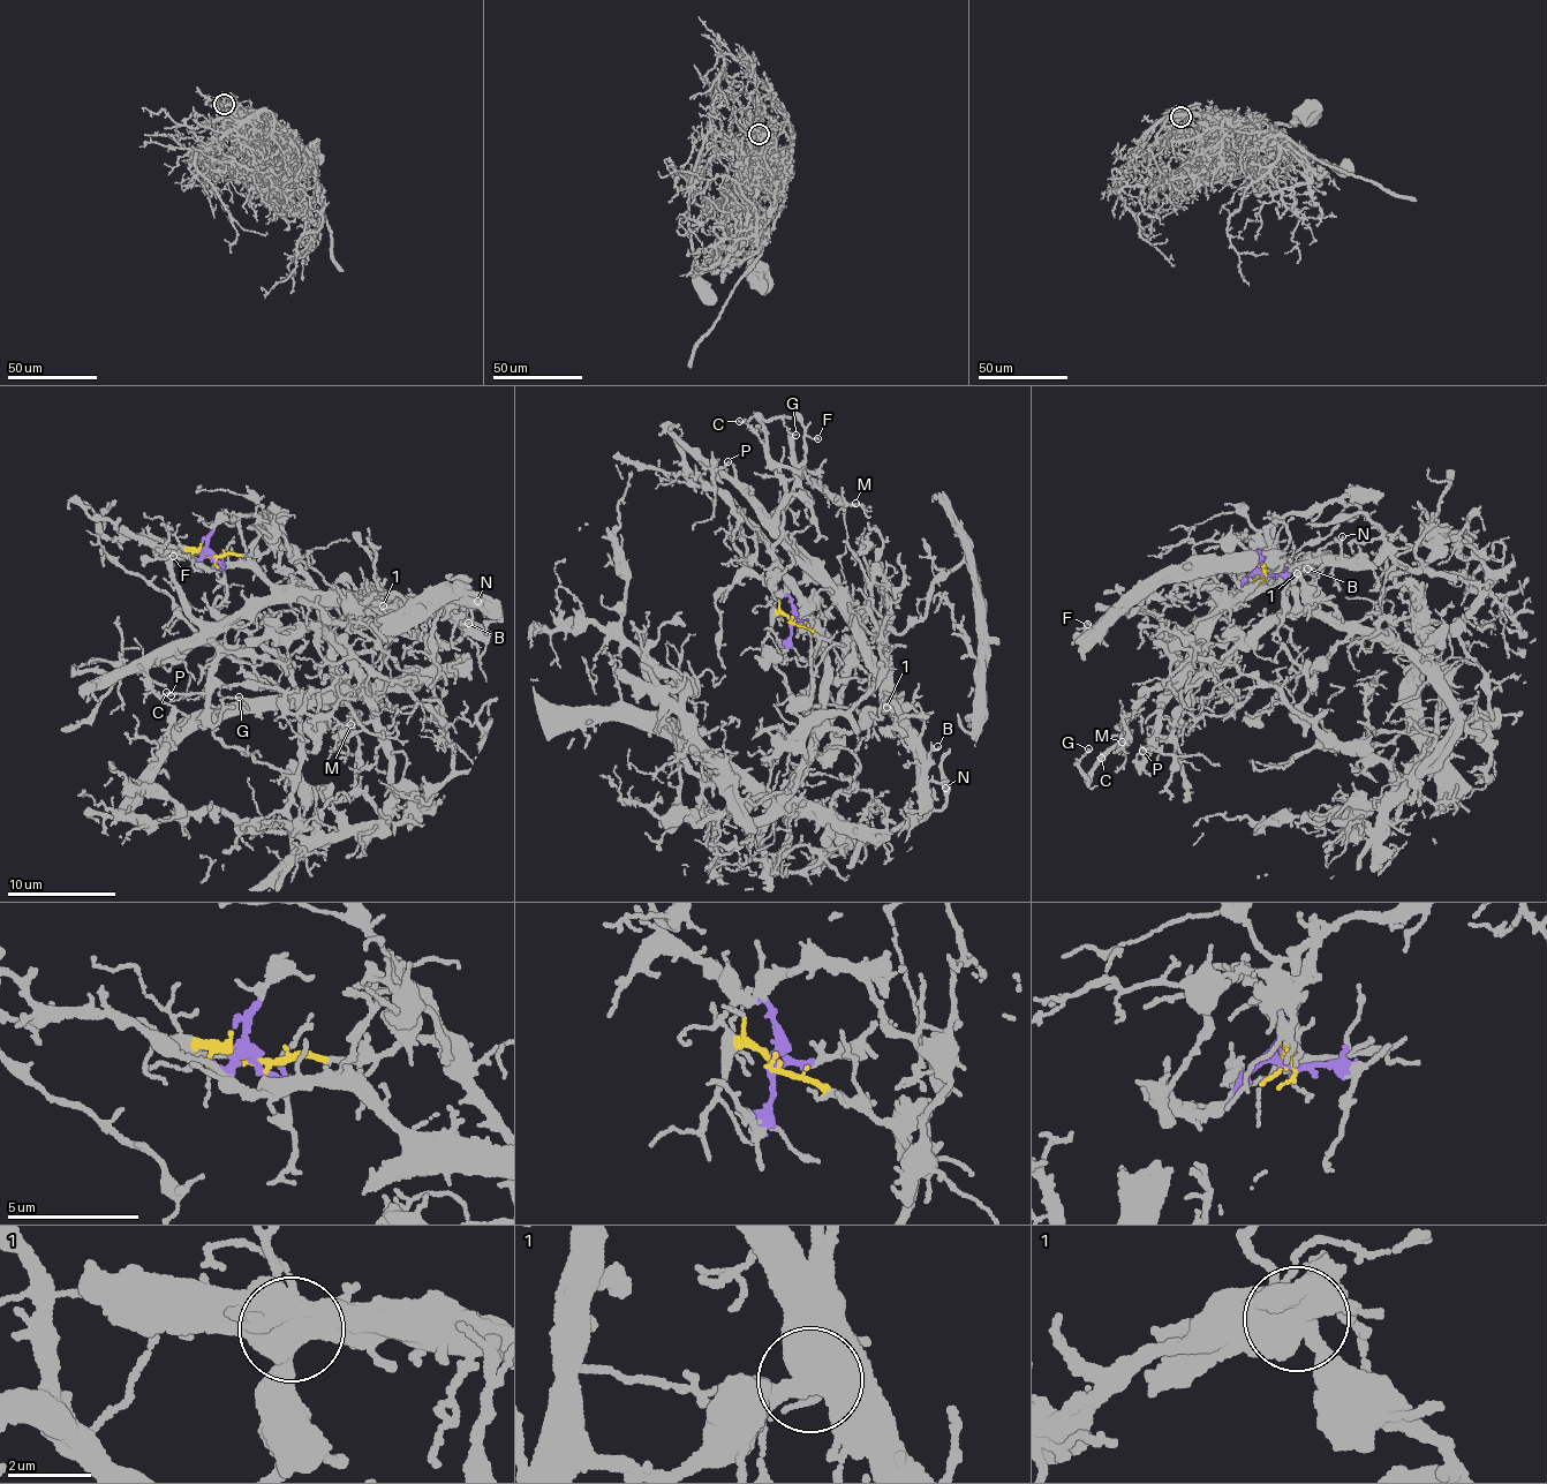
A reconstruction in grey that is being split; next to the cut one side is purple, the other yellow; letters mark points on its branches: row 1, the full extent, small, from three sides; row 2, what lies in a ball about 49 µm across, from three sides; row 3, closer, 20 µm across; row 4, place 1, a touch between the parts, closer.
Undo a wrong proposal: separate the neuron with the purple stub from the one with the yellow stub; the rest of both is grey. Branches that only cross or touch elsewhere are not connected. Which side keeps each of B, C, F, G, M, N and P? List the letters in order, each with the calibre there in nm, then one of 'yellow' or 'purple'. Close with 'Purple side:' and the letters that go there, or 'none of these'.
B: 120 nm | purple
C: 130 nm | purple
F: 110 nm | purple
G: 80 nm | purple
M: 130 nm | purple
N: 110 nm | purple
P: 120 nm | purple
Purple side: B, C, F, G, M, N, P

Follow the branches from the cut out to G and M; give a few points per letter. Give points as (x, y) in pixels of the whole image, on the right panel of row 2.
G: (1262, 574), (1232, 593), (1207, 586), (1213, 603), (1193, 656), (1146, 694), (1089, 783), (1078, 762), (1087, 747)
M: (1262, 574), (1232, 593), (1207, 586), (1213, 603), (1193, 656), (1146, 694), (1124, 731), (1121, 723), (1121, 743)

